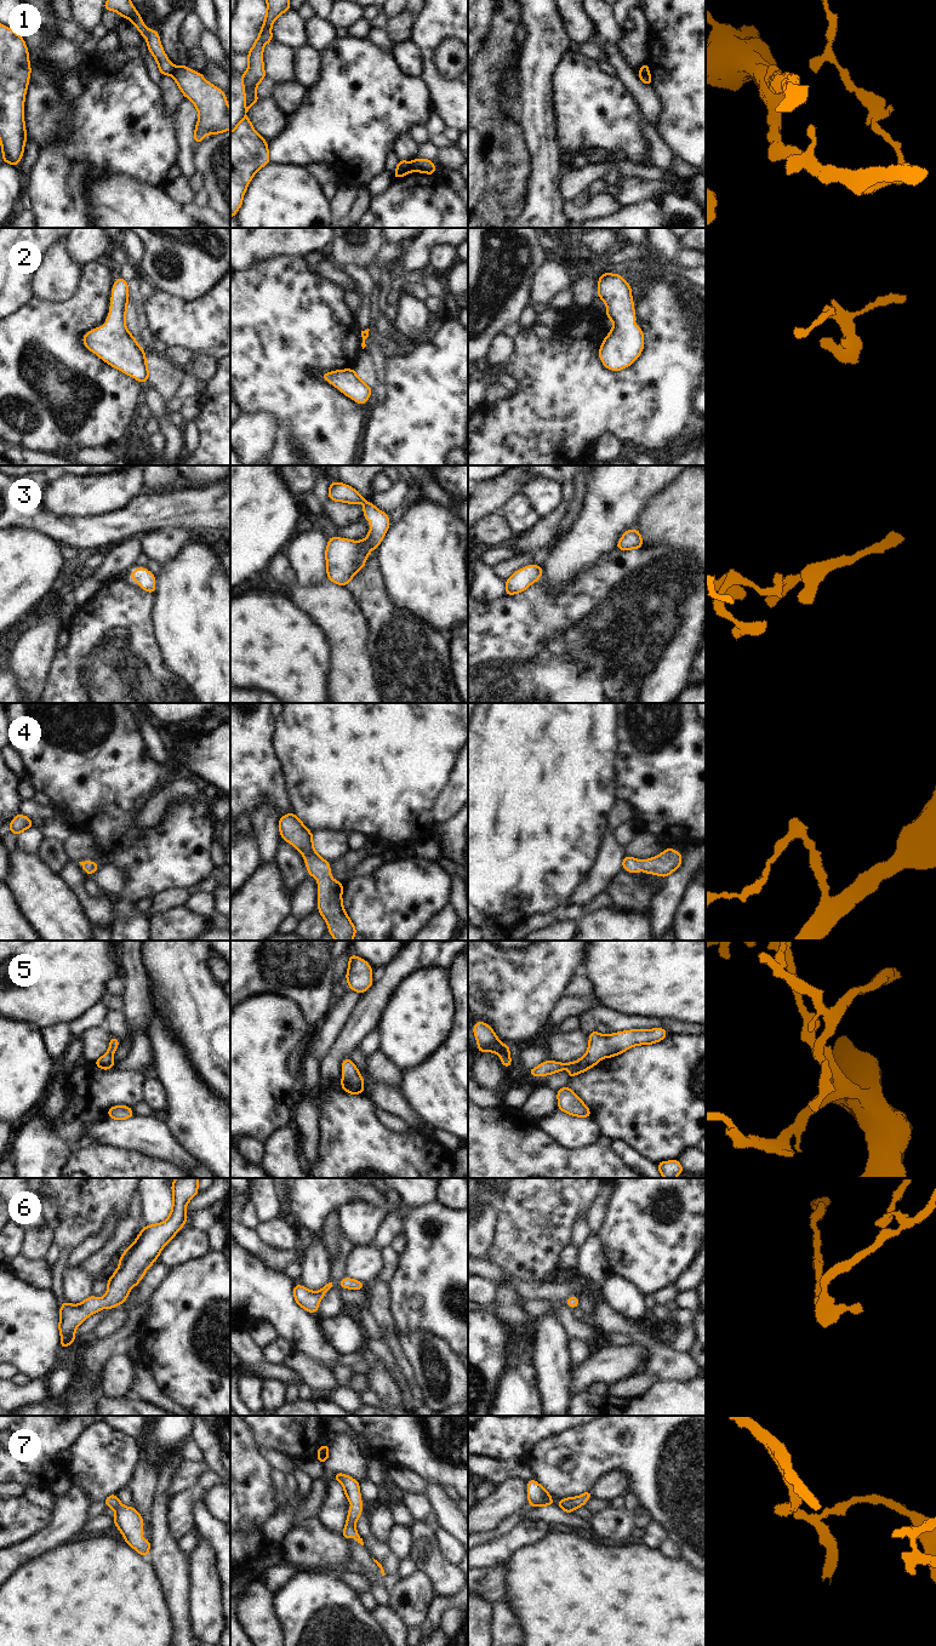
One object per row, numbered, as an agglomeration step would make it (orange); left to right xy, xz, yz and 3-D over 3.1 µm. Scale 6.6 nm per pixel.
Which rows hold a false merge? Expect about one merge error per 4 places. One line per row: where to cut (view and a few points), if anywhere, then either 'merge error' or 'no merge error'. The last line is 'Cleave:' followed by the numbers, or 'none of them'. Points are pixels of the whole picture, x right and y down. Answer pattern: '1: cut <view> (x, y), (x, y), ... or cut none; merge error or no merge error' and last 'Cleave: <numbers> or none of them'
1: cut xy (176, 67), (171, 74); merge error
2: cut none; no merge error
3: cut none; no merge error
4: cut none; no merge error
5: cut none; no merge error
6: cut none; no merge error
7: cut none; no merge error
Cleave: 1

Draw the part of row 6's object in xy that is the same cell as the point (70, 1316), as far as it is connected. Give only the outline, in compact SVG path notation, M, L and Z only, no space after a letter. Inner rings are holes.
M176 1178L172 1187L172 1210L164 1223L143 1227L136 1241L126 1248L119 1259L119 1268L107 1281L104 1297L90 1296L80 1304L63 1302L59 1310L61 1349L75 1341L76 1327L93 1313L104 1308L115 1308L122 1304L132 1287L144 1276L147 1269L158 1259L164 1246L187 1223L186 1207L195 1196L199 1178Z

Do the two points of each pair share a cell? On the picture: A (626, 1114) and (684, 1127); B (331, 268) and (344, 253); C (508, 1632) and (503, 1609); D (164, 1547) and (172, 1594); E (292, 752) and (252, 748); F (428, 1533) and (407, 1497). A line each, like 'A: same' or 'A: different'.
A: same
B: different
C: same
D: same
E: different
F: different

